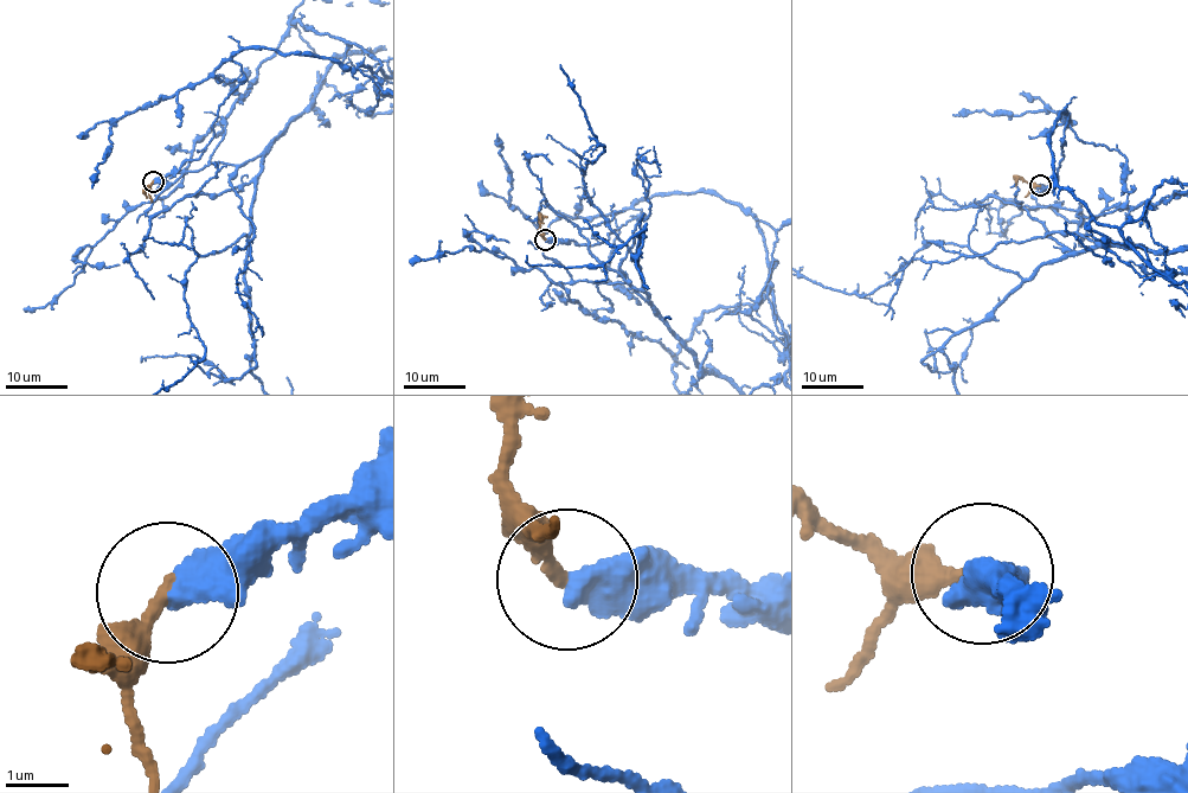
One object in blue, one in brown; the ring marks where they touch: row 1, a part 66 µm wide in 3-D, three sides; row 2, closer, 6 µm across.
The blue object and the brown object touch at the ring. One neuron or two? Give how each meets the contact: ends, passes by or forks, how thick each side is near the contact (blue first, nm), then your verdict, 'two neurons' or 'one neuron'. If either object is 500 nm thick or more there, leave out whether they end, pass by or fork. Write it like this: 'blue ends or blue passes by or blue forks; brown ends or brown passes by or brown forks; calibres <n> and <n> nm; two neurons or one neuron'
calibres 500 and 200 nm; two neurons

